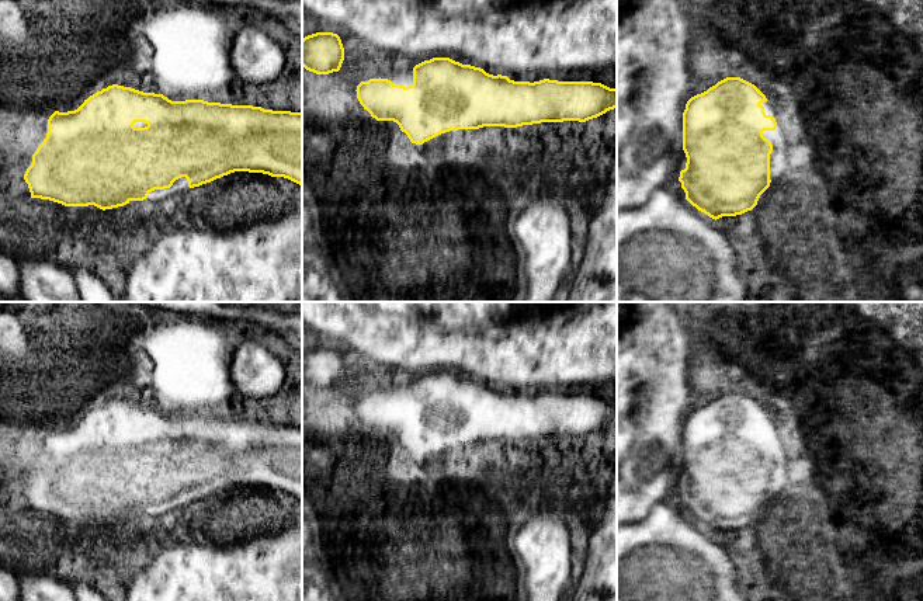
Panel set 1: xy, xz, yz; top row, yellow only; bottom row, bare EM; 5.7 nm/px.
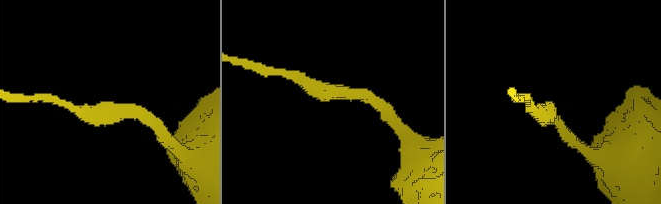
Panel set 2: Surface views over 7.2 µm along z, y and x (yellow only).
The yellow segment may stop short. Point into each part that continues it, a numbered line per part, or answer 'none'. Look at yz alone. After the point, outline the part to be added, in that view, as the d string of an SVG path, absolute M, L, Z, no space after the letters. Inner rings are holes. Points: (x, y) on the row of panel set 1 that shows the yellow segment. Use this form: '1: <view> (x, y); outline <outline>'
none

